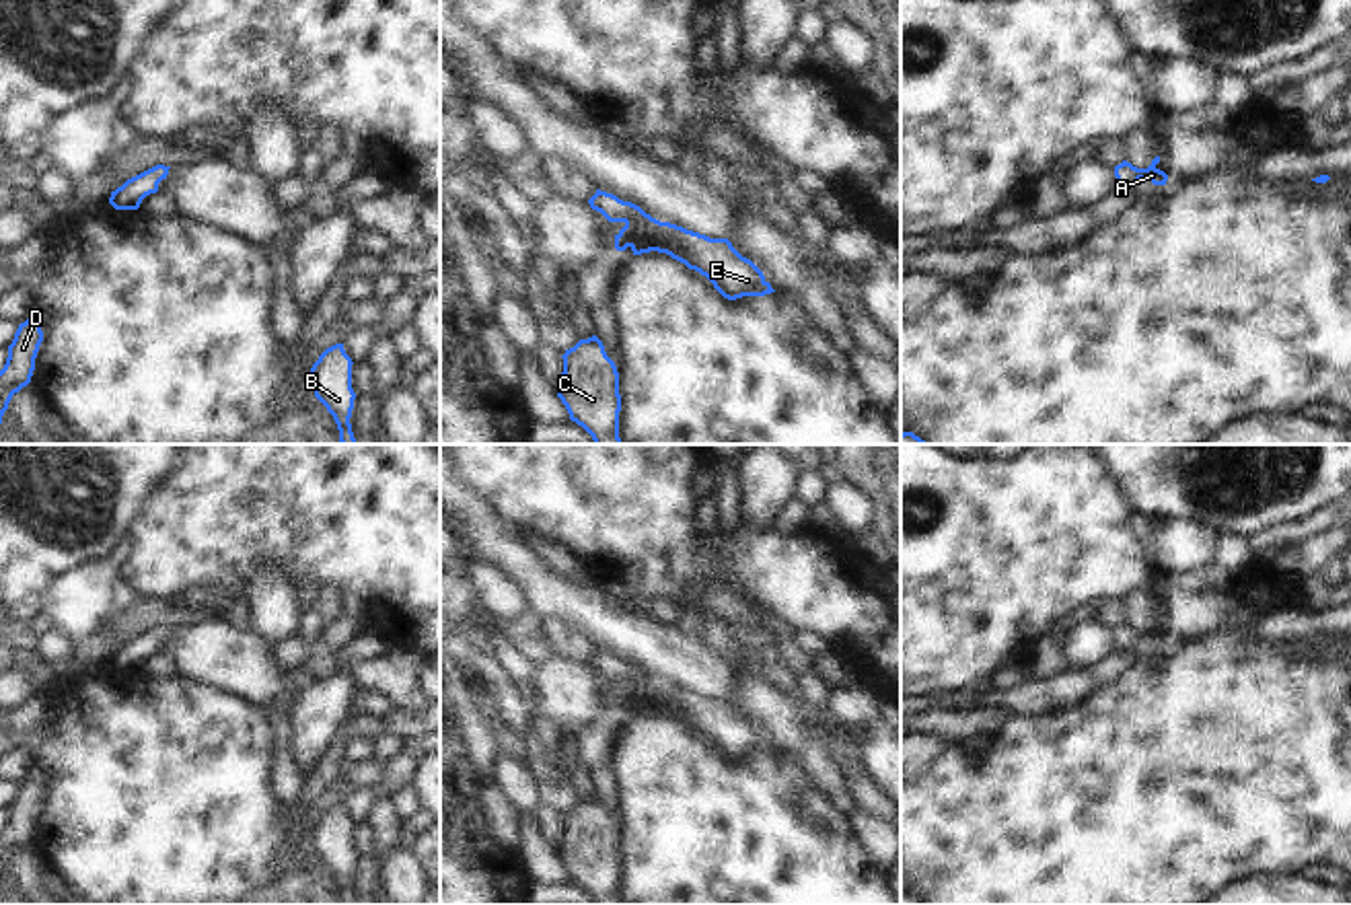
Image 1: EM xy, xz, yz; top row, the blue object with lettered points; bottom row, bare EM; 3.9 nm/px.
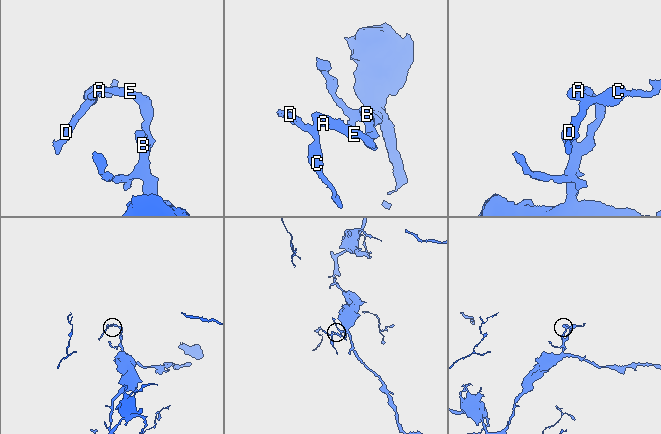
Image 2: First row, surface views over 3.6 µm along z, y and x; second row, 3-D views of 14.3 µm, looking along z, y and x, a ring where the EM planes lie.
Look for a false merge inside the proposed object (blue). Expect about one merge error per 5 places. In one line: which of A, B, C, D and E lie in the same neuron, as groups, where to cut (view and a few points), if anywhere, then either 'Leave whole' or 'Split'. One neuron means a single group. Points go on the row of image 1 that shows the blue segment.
Groups: A B C D E. No split. Leave whole.

